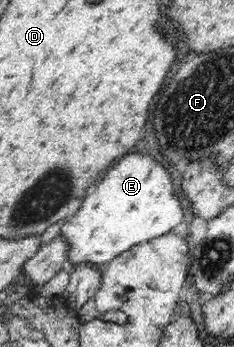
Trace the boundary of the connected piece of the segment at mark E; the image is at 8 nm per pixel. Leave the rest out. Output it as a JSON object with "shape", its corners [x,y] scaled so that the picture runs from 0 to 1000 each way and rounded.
{"shape":[[[632,438],[530,444],[444,499],[440,513],[368,556],[333,611],[299,625],[291,643],[269,654],[256,677],[286,683],[303,700],[303,752],[286,775],[299,781],[299,769],[359,758],[359,752],[380,752],[402,767],[470,755],[487,741],[504,741],[590,703],[722,671],[791,634],[795,591],[786,591],[786,573],[769,568],[761,545],[744,542],[735,496]]]}

